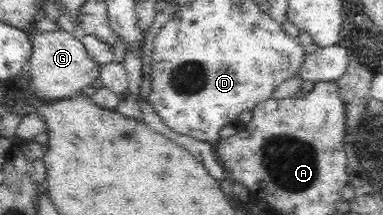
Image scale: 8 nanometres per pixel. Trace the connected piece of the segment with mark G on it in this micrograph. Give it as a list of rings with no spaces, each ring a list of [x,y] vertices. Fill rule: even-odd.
[[[61,27],[58,30],[31,34],[32,52],[30,63],[30,88],[42,99],[63,99],[79,94],[86,86],[99,78],[100,64],[94,63],[82,45],[79,34],[70,34]]]

